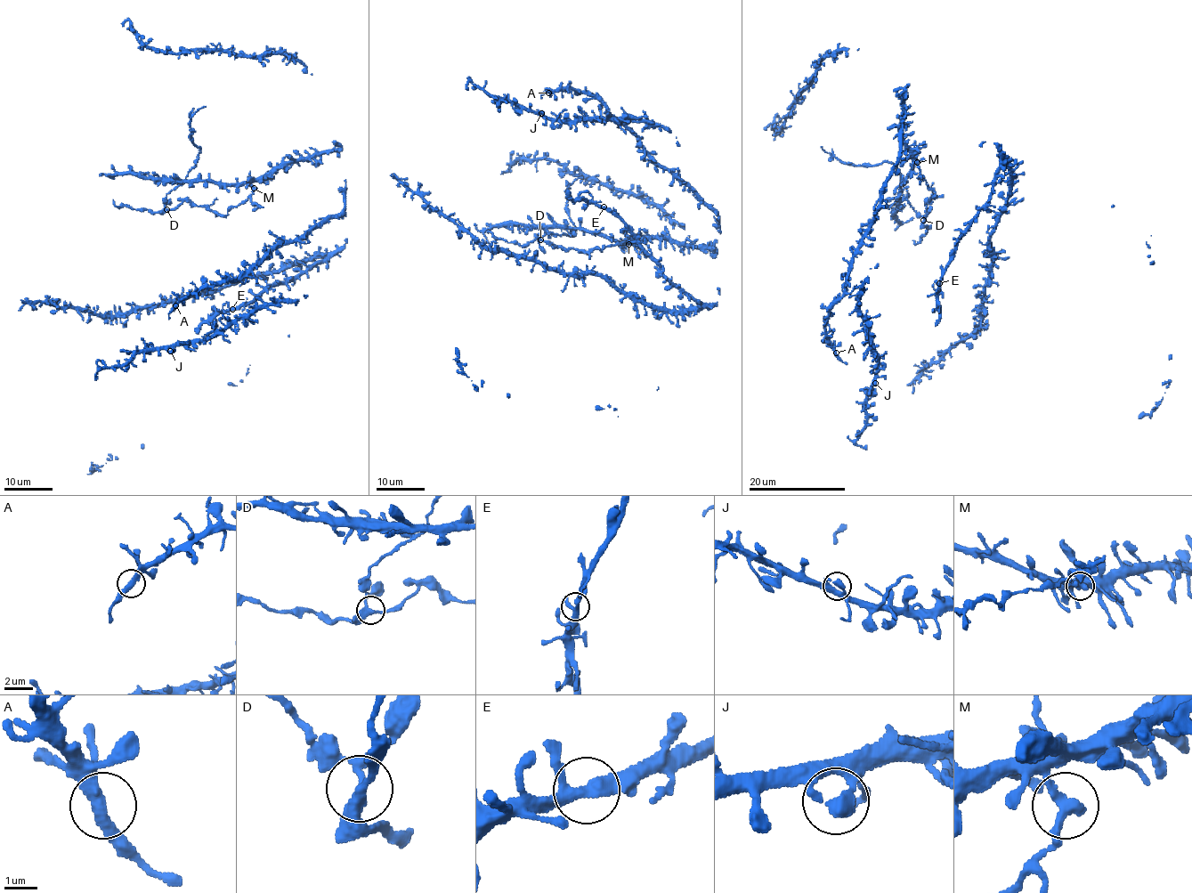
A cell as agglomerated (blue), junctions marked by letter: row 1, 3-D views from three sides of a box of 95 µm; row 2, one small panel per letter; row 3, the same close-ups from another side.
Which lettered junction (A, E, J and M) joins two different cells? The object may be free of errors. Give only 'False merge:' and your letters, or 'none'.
False merge: M

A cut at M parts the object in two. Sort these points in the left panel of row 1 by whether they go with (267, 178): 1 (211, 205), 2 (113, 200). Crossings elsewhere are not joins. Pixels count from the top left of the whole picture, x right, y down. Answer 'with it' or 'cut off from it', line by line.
1: cut off from it
2: cut off from it

